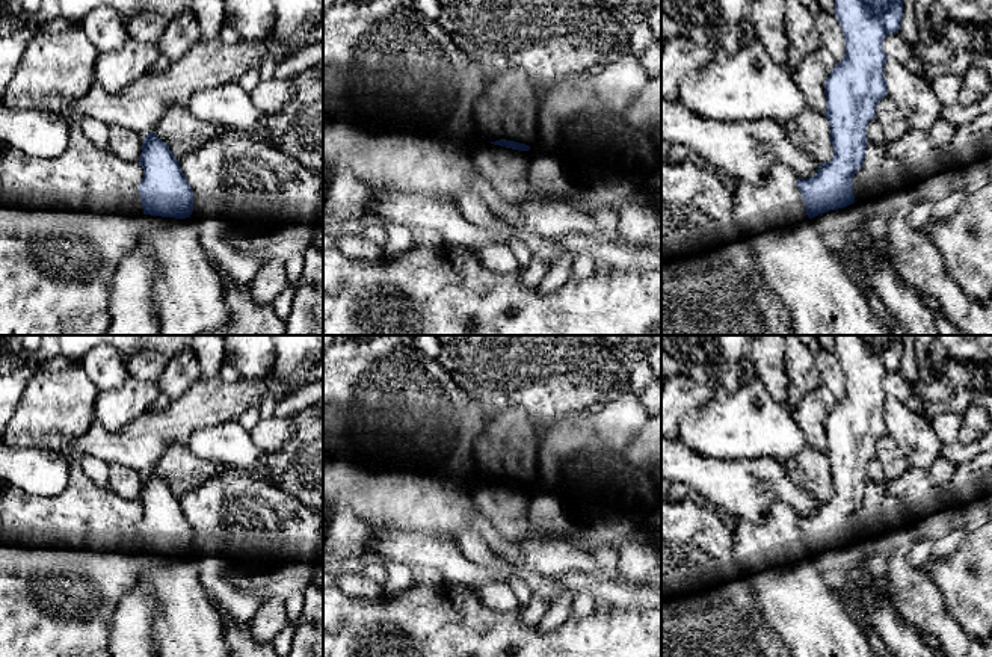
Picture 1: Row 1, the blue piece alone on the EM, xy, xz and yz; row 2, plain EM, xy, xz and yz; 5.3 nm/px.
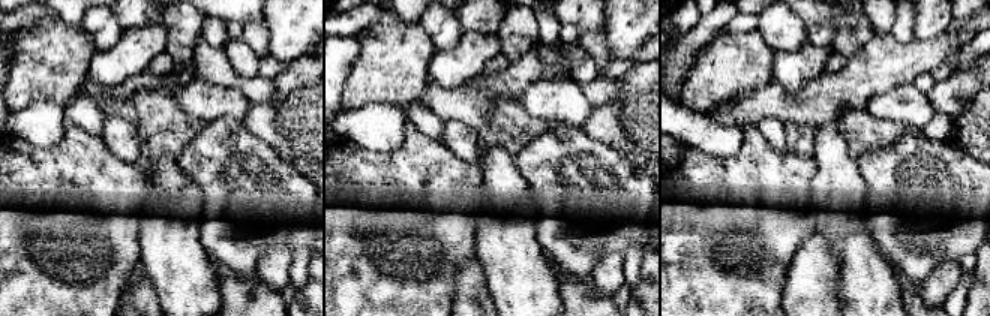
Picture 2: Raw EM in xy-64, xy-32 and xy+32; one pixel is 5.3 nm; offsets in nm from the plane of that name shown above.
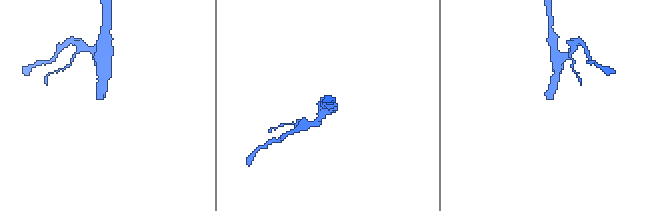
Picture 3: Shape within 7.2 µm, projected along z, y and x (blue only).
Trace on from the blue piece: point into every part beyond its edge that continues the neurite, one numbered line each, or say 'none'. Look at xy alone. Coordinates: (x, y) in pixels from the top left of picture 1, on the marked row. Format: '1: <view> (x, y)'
1: xy (150, 221)

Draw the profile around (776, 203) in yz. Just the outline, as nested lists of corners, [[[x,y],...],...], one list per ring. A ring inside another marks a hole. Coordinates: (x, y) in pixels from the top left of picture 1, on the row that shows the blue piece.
[[[775,163],[762,184],[729,180],[737,225],[744,233],[755,263],[767,285],[784,304],[796,335],[892,335],[873,313],[865,293],[849,273],[849,263],[829,252],[820,239],[812,219],[808,217],[796,174],[782,163]]]

